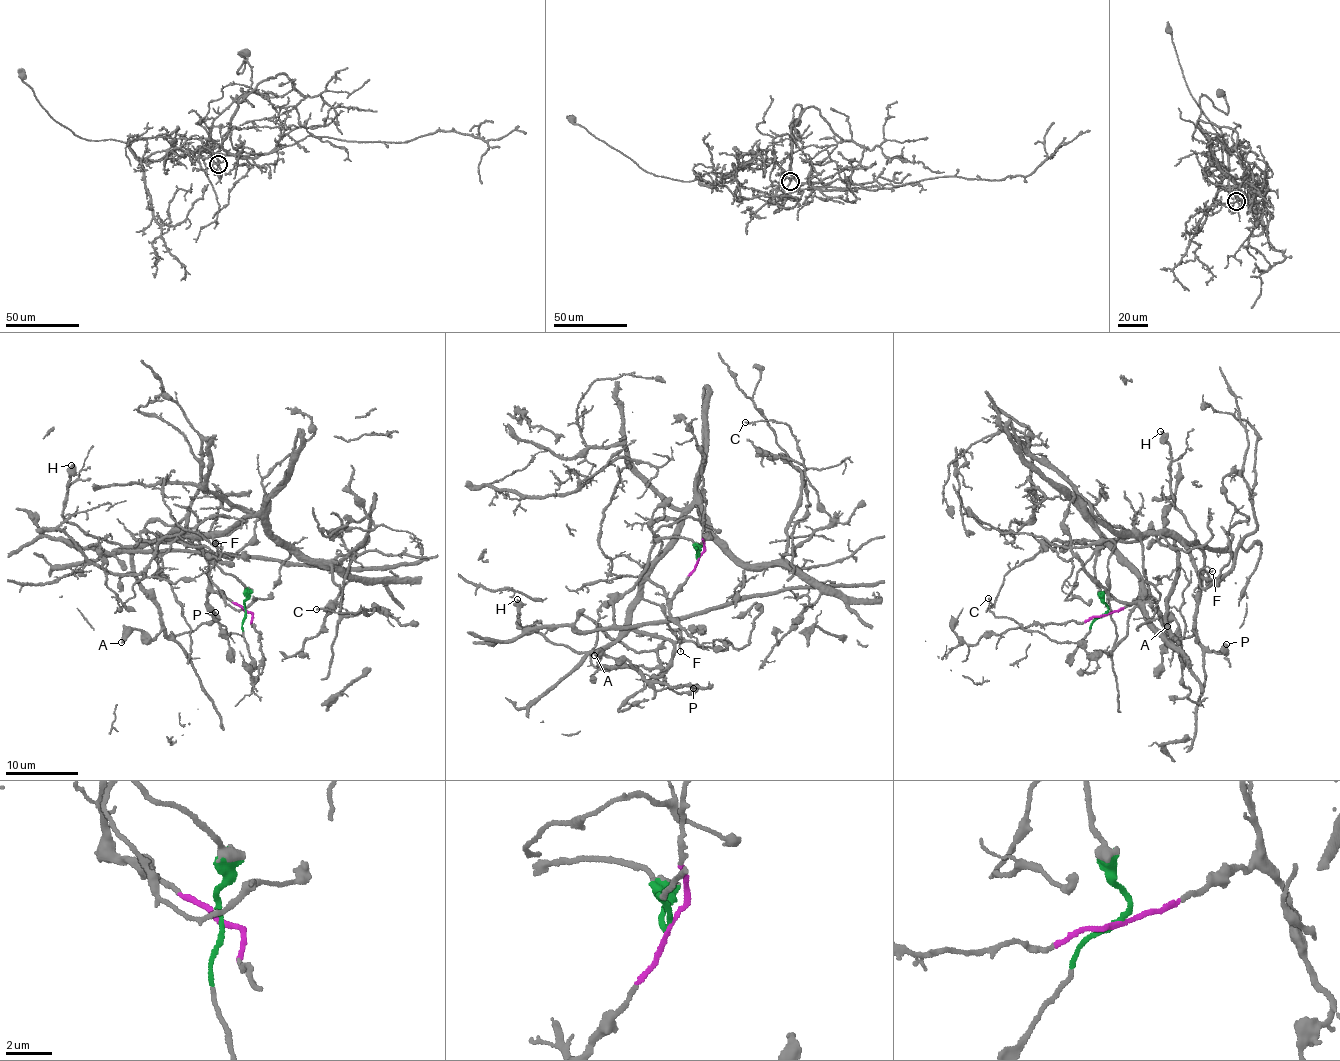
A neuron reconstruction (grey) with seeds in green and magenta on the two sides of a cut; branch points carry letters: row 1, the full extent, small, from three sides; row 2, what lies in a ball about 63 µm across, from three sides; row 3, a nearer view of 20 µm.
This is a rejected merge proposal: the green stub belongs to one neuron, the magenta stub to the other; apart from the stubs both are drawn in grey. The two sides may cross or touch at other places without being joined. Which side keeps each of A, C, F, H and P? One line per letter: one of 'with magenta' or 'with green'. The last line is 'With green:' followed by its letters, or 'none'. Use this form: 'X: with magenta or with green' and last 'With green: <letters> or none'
A: with magenta
C: with magenta
F: with magenta
H: with magenta
P: with magenta
With green: none

